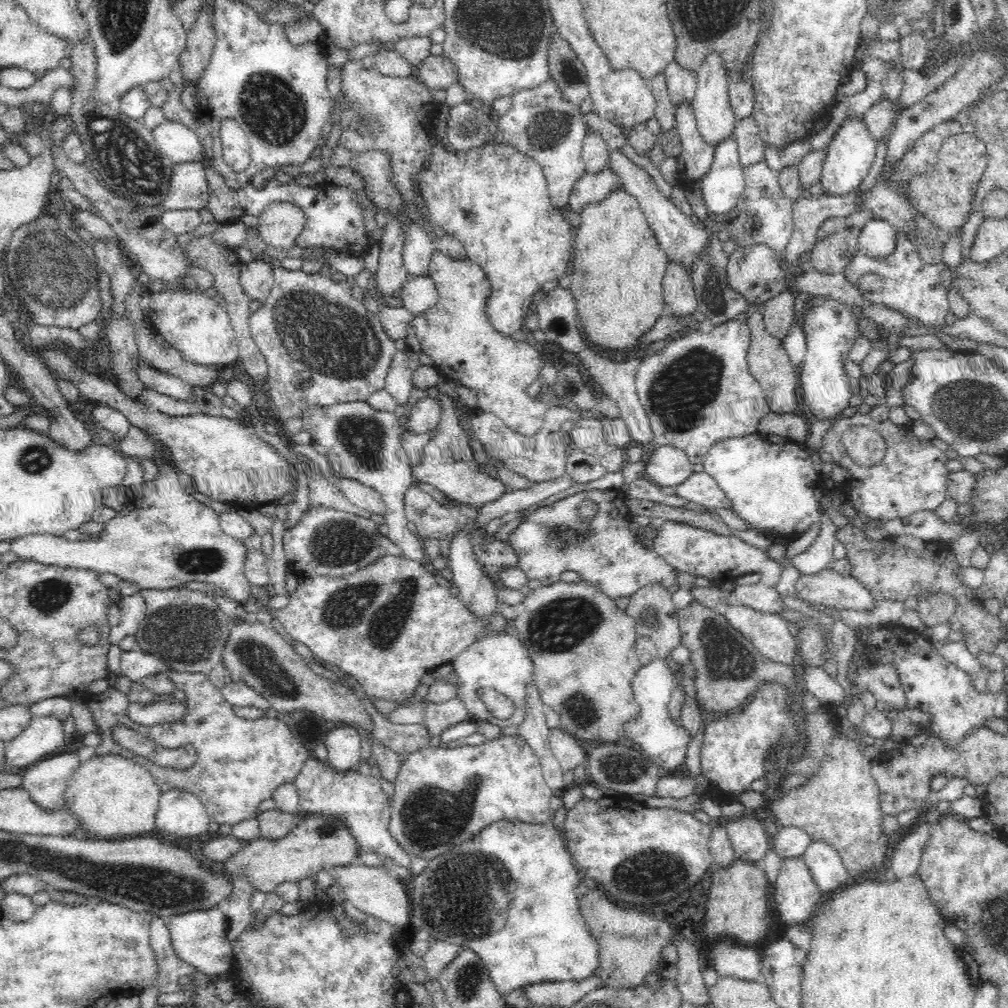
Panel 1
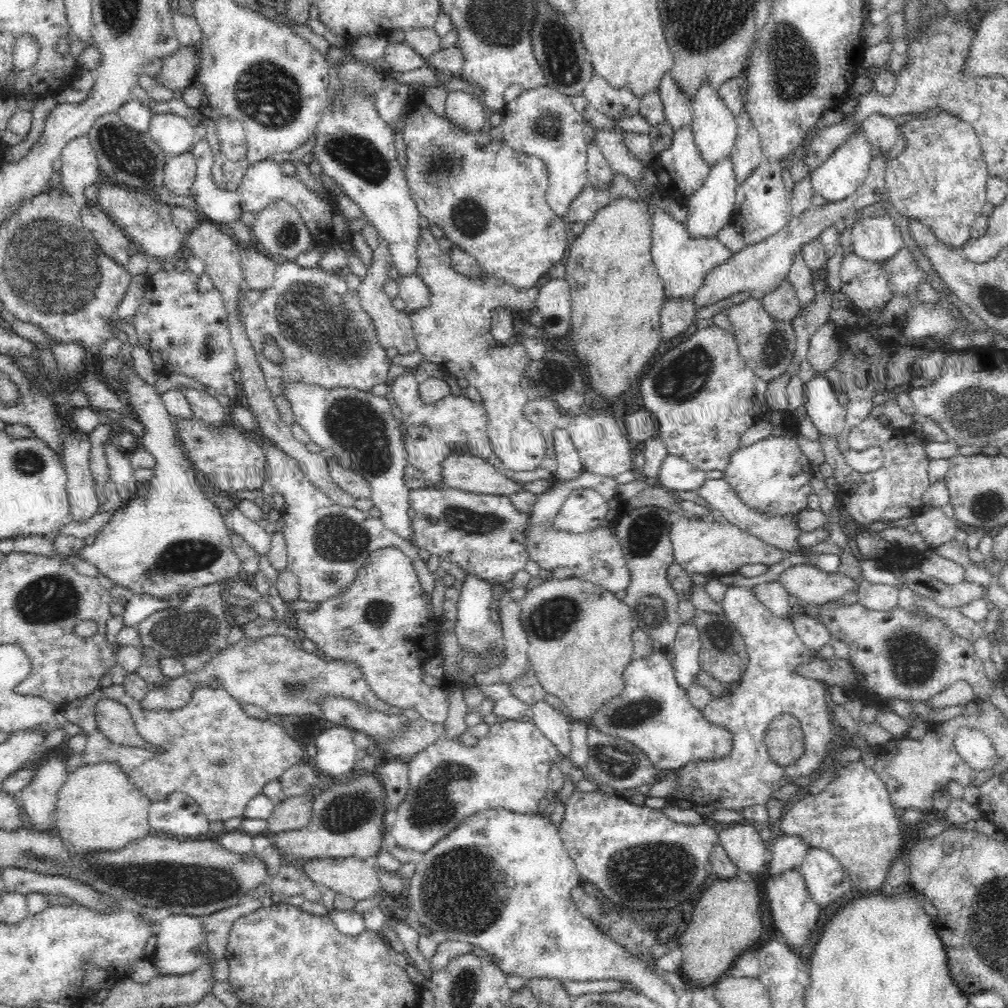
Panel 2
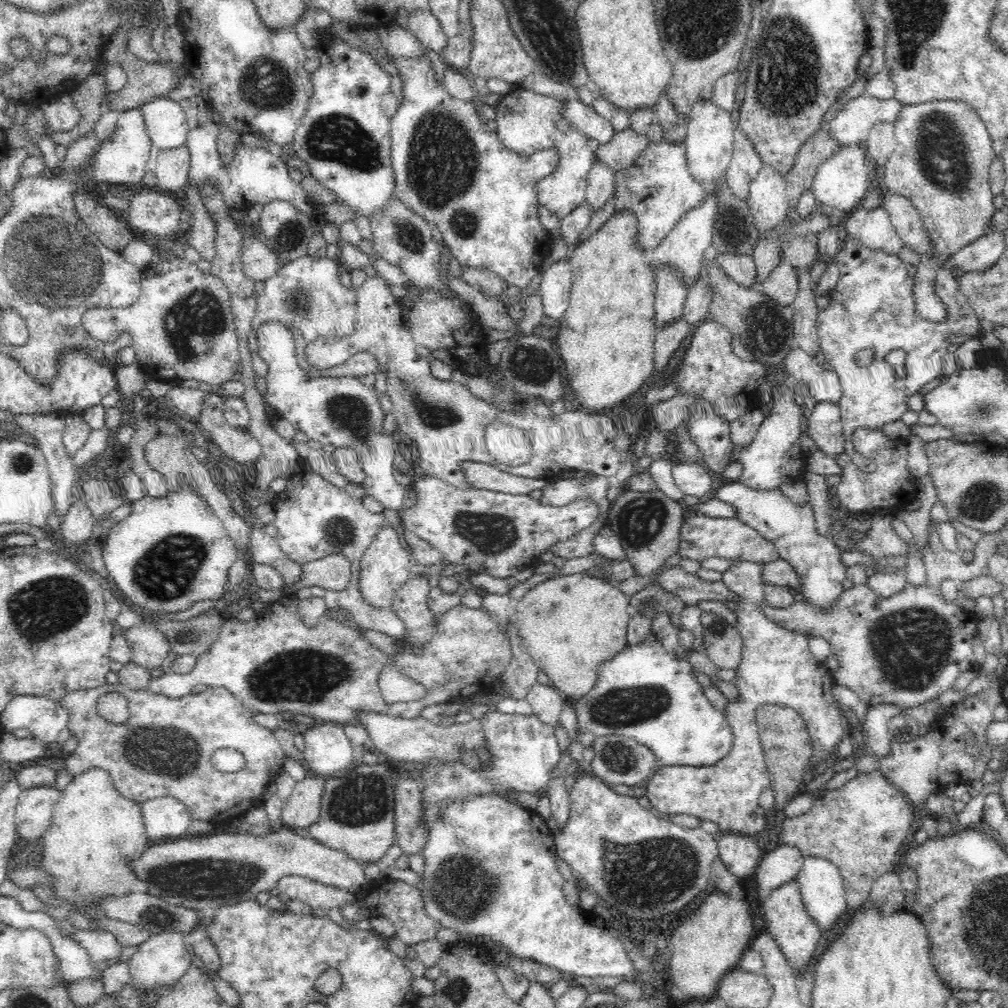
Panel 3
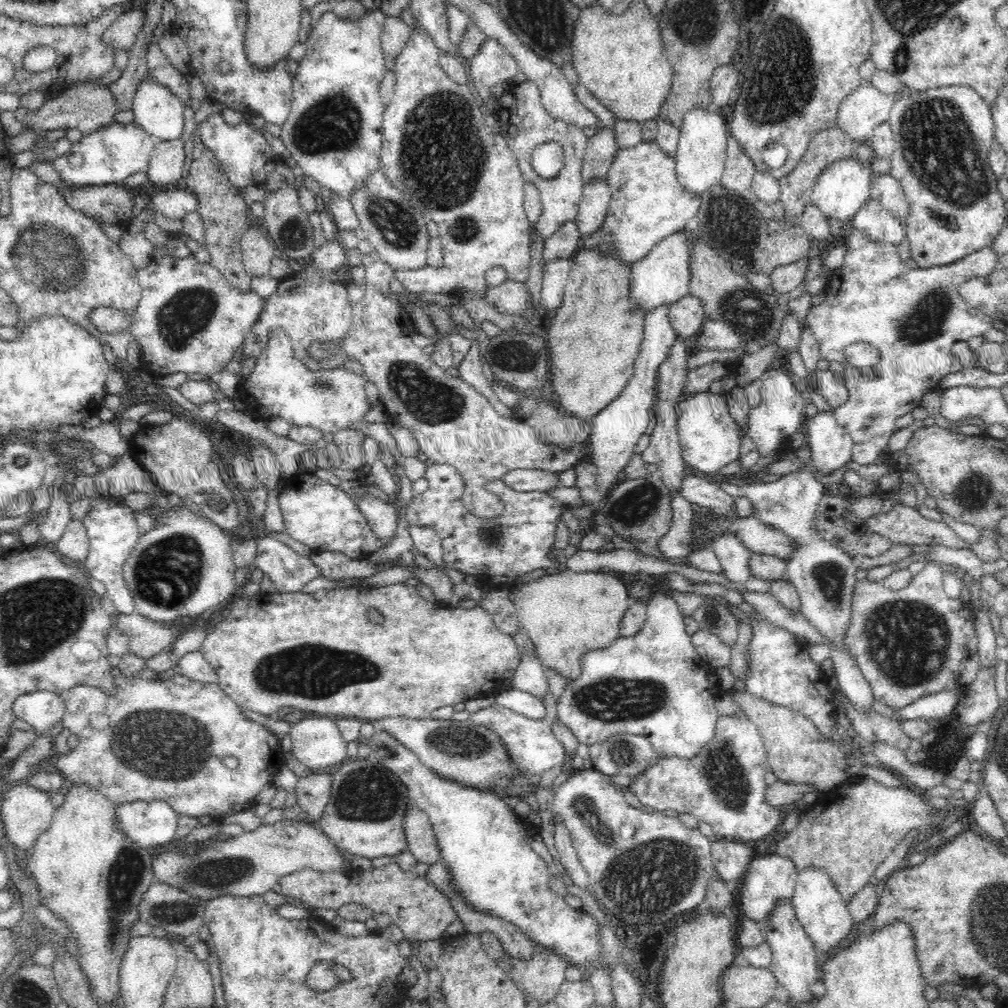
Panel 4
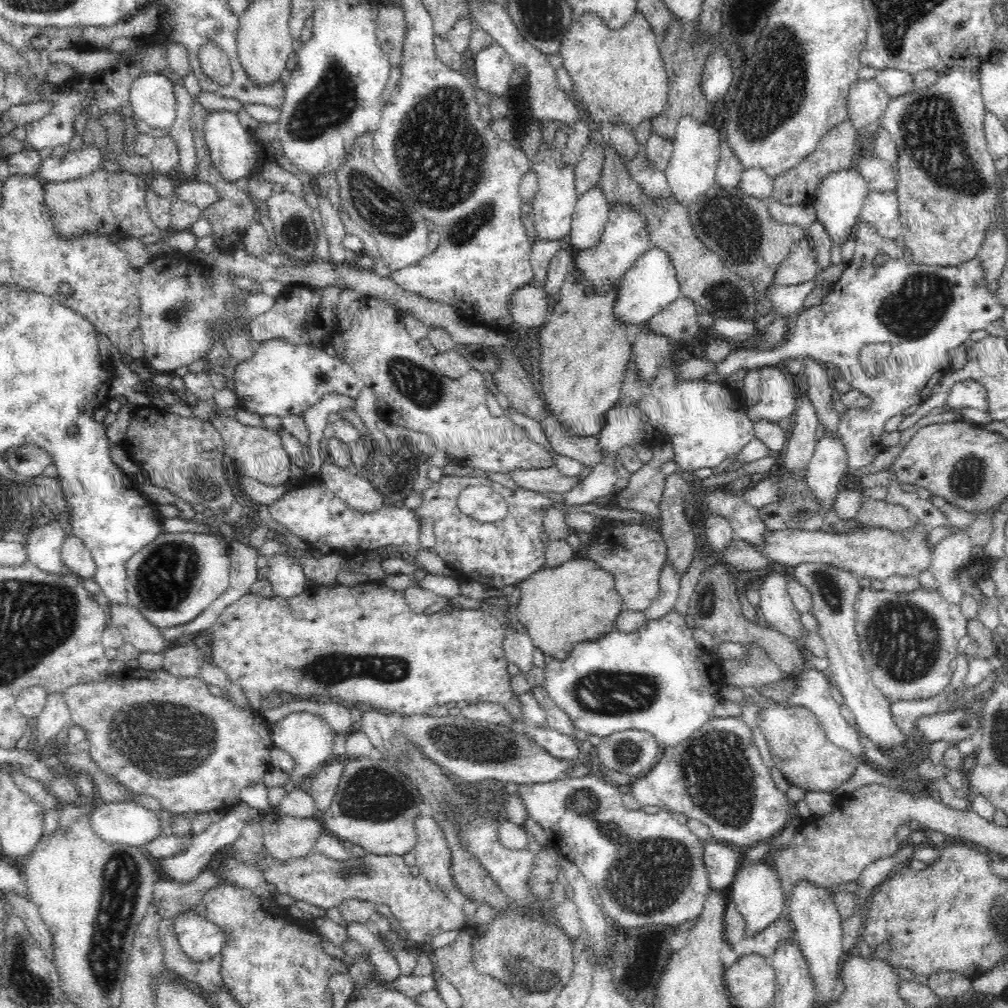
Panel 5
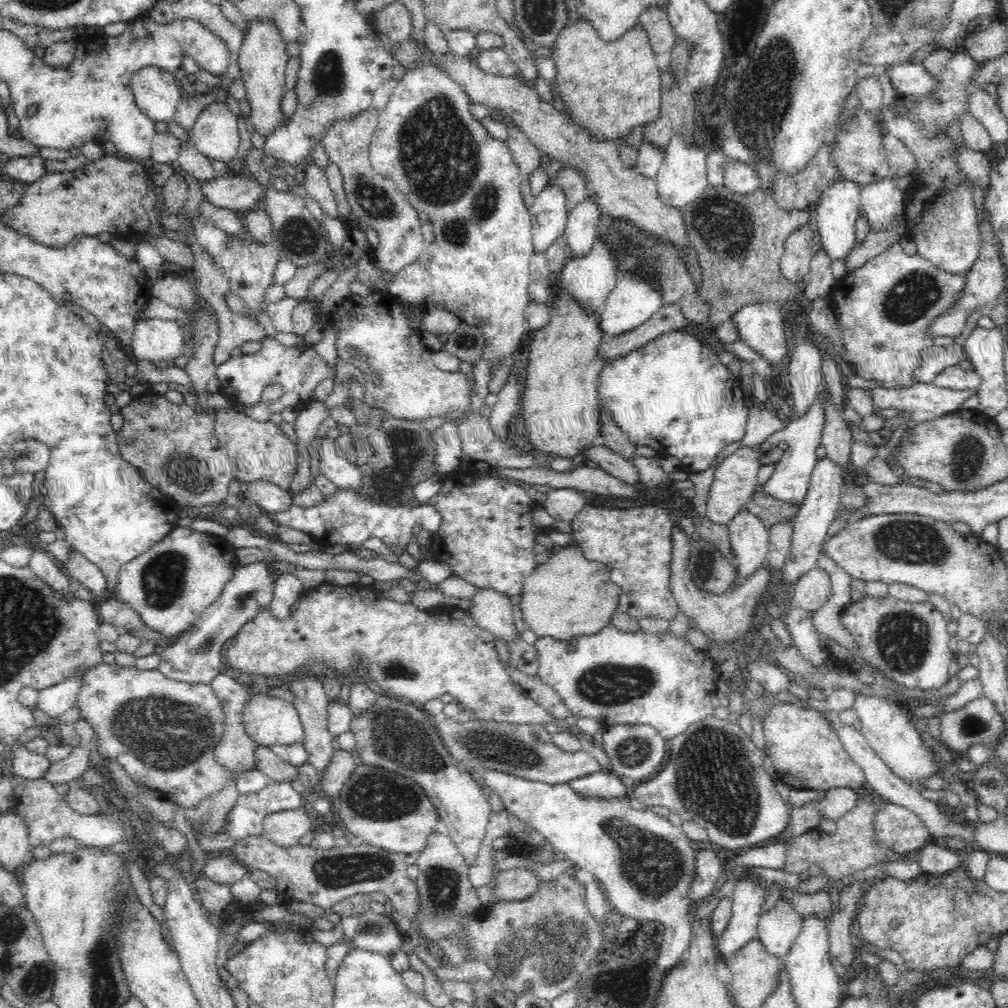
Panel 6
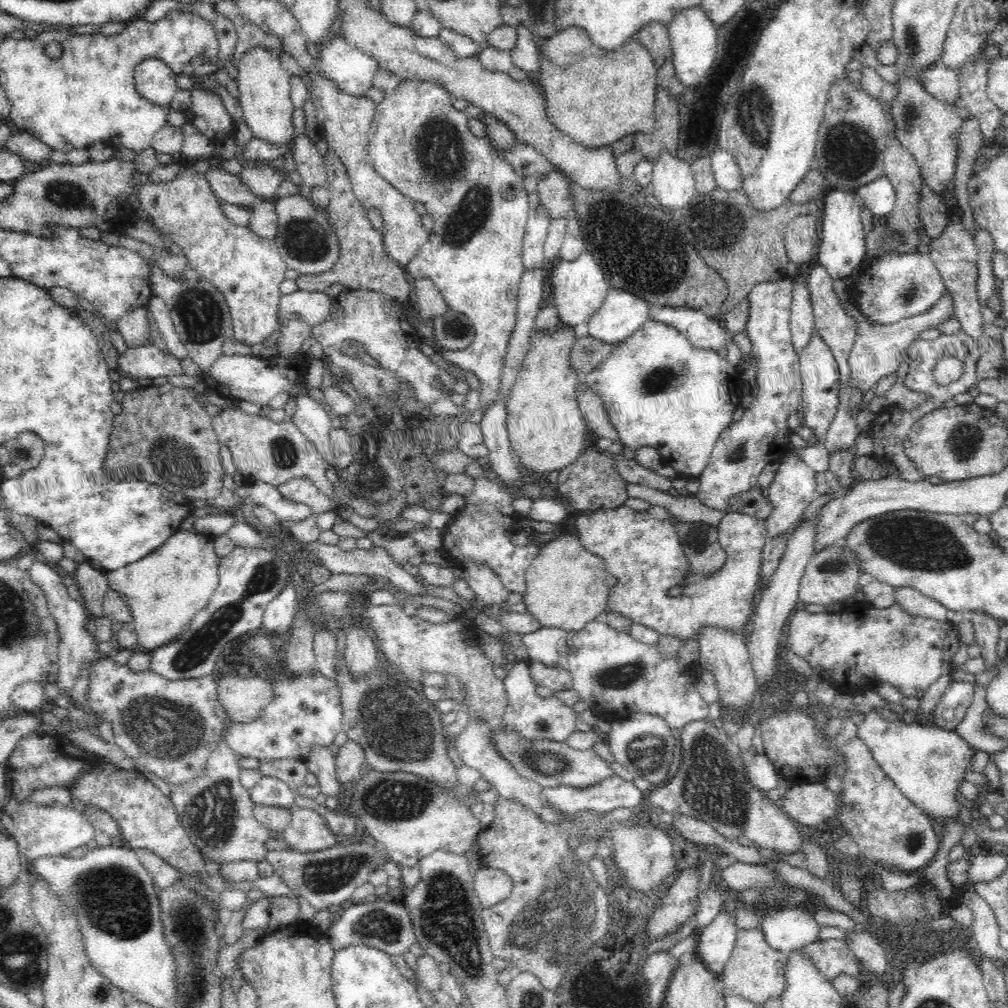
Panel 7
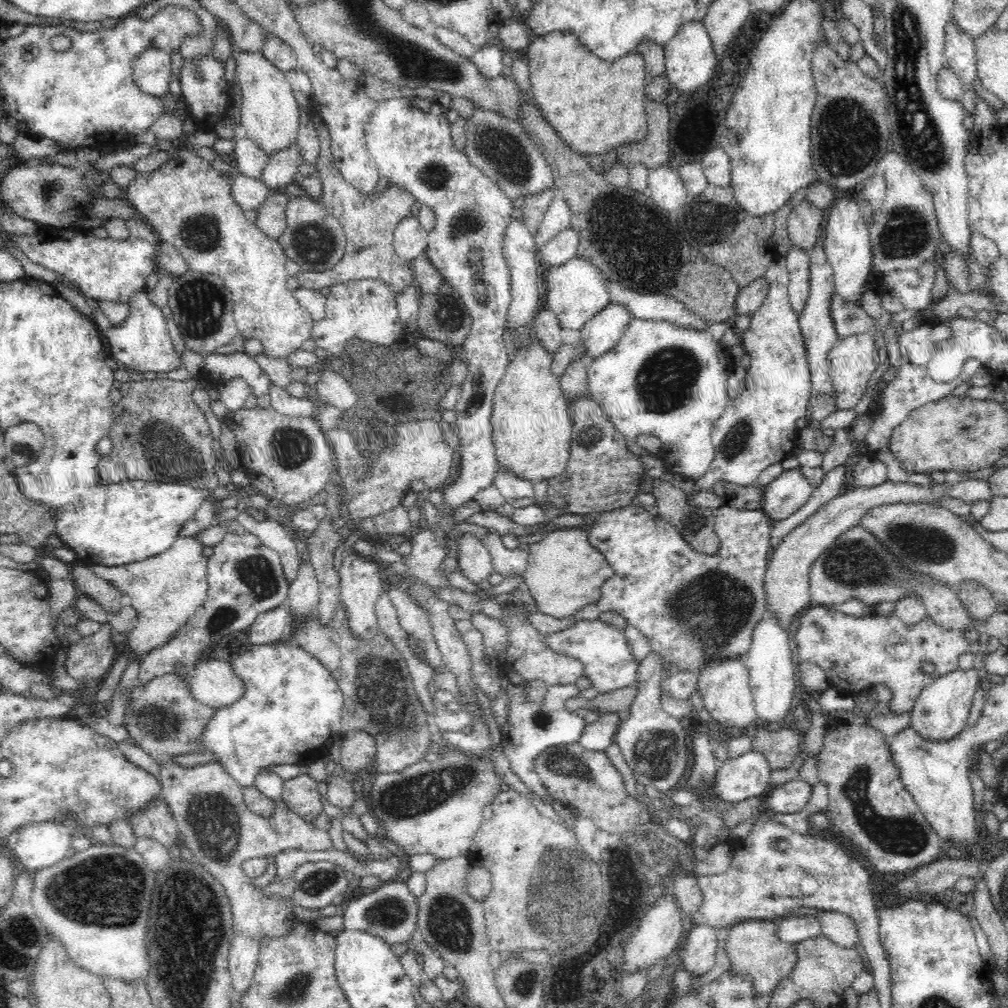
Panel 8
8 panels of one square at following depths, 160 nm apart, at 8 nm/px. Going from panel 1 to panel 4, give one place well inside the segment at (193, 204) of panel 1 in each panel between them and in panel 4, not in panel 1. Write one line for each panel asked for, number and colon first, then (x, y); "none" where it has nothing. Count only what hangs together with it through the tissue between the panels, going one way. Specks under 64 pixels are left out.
2: (180, 171)
3: (172, 169)
4: (167, 162)

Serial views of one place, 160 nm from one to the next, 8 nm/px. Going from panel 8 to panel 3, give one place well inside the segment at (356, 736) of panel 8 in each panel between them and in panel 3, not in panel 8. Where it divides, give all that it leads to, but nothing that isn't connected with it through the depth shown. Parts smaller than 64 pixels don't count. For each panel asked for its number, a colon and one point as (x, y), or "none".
3: (302, 808)
4: (313, 792)
5: (323, 788)
6: (338, 770)
7: (348, 761)

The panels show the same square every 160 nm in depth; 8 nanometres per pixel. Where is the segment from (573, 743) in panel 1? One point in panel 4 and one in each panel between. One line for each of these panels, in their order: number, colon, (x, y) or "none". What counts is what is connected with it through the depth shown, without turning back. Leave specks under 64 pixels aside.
2: (548, 719)
3: (547, 704)
4: (528, 677)

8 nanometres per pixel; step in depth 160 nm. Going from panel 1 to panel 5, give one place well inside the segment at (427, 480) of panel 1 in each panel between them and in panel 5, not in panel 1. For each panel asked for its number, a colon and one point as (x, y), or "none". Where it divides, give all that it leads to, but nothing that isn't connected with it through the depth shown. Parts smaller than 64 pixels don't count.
2: (461, 471)
3: (479, 475)
4: (531, 480)
5: (543, 480)

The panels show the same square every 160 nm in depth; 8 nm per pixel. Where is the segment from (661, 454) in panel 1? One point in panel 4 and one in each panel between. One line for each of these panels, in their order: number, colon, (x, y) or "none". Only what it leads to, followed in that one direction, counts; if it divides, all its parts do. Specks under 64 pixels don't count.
2: (676, 474)
3: (695, 479)
4: (698, 490)

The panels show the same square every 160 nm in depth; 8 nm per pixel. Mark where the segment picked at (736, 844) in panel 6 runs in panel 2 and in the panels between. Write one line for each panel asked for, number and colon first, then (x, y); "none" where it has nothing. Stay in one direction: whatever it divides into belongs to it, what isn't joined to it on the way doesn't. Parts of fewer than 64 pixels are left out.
2: (746, 776)
3: (777, 668)
4: (724, 785)
5: (717, 776)

